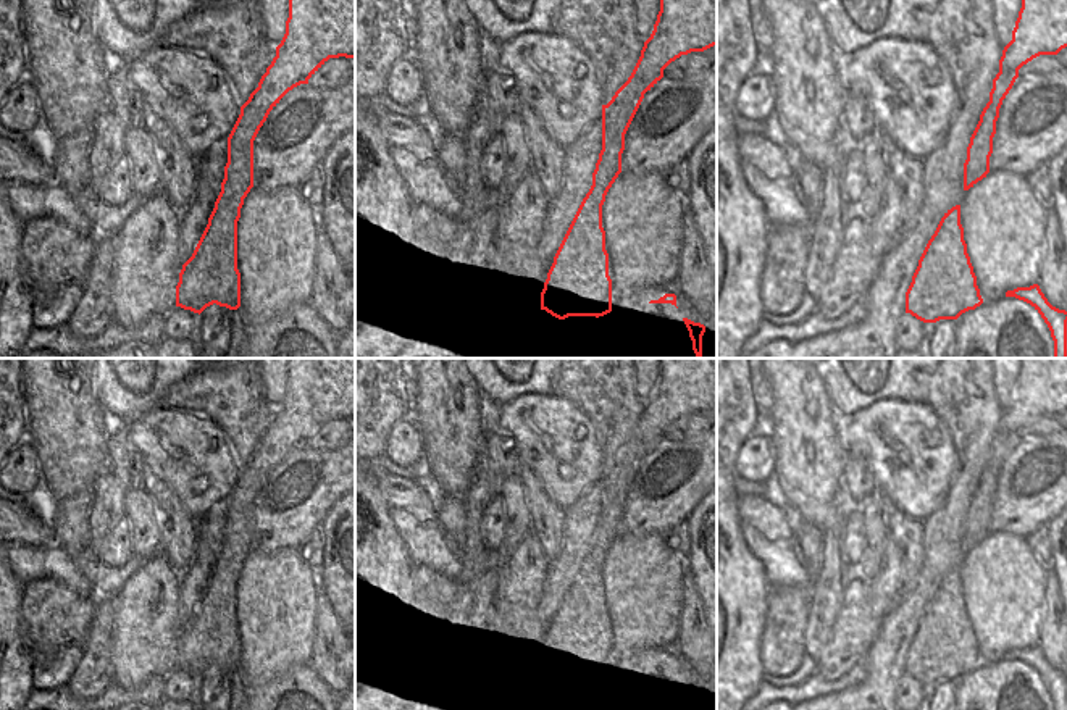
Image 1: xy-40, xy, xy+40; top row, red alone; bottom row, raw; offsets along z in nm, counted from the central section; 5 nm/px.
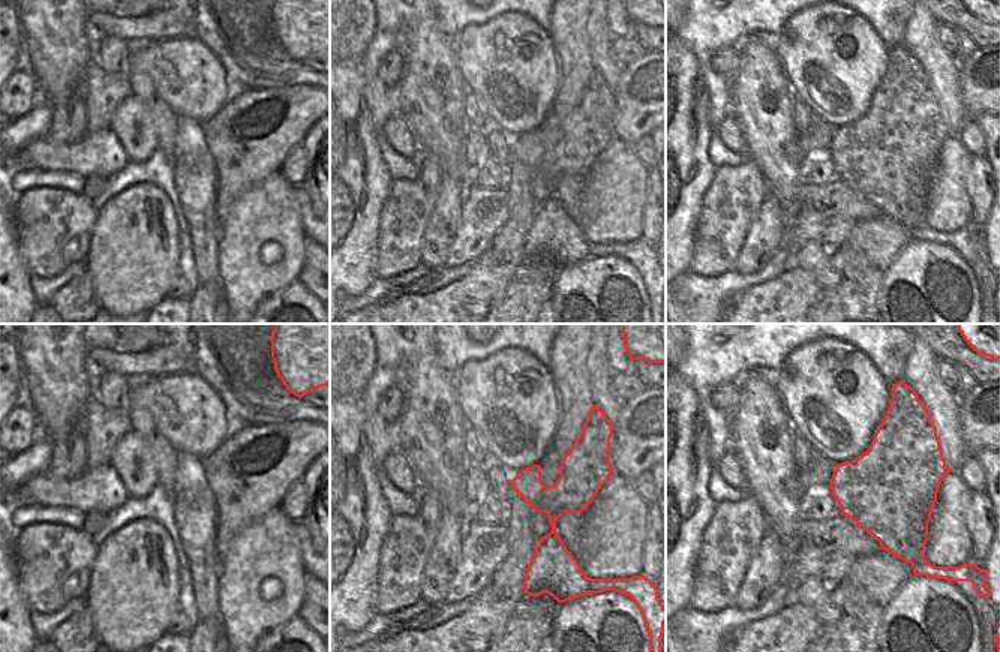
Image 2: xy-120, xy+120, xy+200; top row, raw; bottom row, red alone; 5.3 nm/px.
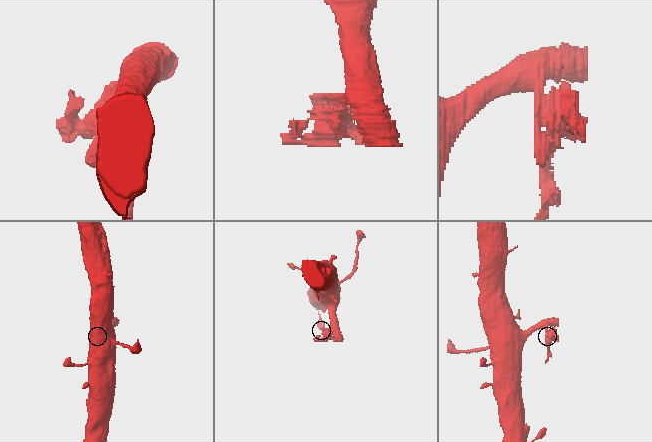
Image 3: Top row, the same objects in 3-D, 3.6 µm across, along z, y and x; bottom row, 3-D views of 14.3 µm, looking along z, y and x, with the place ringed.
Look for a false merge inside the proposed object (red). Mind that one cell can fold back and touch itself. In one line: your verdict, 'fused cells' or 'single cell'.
fused cells

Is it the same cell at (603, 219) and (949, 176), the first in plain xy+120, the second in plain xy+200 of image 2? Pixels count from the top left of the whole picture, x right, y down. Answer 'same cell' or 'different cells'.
same cell

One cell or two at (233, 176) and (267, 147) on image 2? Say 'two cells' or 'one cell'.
one cell

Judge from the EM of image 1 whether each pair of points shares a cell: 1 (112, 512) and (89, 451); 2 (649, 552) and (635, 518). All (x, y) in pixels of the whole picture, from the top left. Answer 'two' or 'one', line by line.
1: two
2: two

